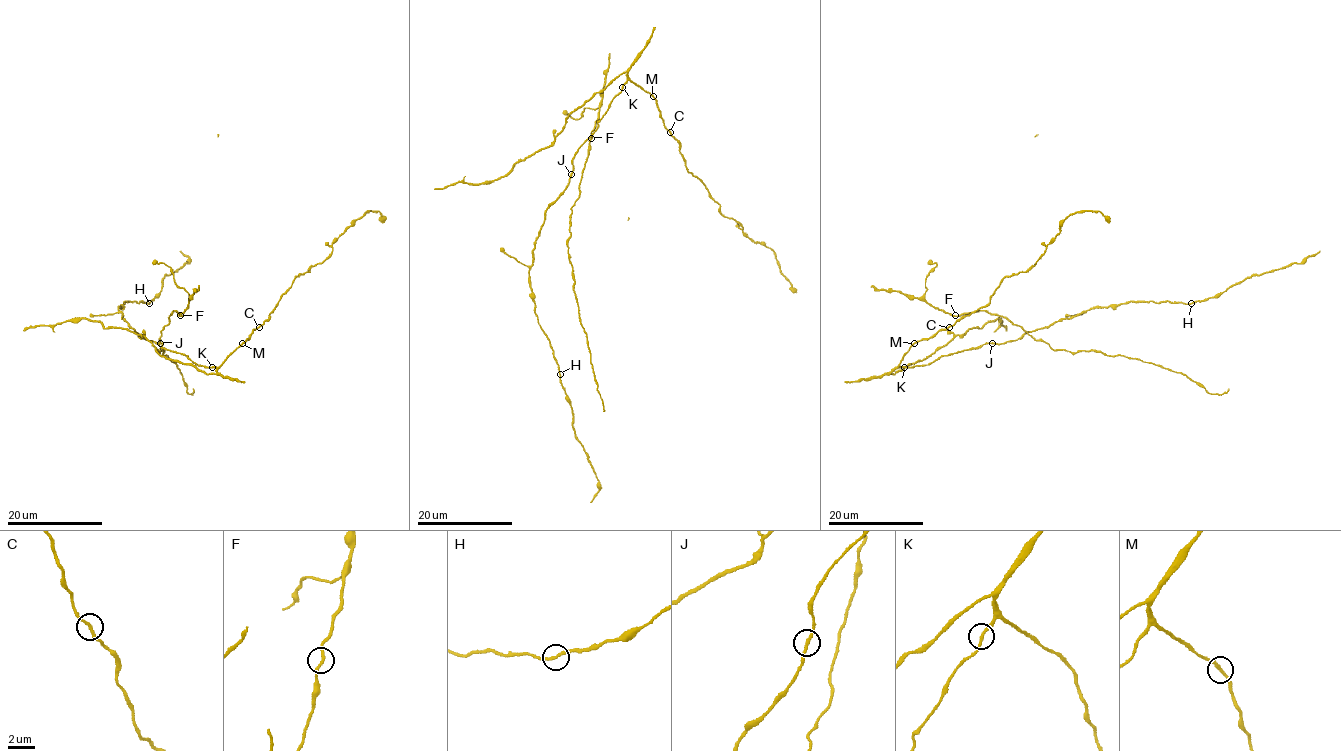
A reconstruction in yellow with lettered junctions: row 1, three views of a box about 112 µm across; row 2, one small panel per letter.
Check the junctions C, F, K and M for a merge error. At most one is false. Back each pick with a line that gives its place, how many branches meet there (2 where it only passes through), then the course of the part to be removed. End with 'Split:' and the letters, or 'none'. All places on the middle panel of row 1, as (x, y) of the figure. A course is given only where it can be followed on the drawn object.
Split: none

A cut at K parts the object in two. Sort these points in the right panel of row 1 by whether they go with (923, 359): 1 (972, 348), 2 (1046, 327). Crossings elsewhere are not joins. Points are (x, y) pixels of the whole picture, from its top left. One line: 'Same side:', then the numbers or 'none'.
Same side: none

